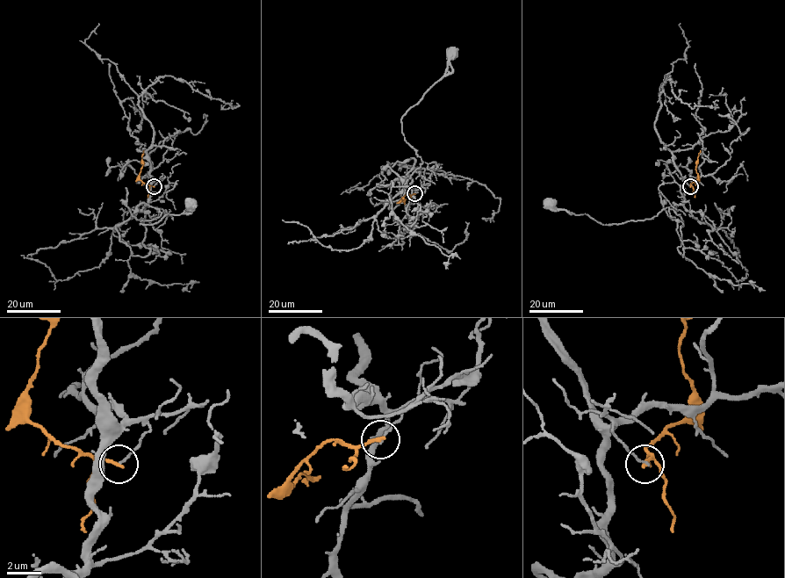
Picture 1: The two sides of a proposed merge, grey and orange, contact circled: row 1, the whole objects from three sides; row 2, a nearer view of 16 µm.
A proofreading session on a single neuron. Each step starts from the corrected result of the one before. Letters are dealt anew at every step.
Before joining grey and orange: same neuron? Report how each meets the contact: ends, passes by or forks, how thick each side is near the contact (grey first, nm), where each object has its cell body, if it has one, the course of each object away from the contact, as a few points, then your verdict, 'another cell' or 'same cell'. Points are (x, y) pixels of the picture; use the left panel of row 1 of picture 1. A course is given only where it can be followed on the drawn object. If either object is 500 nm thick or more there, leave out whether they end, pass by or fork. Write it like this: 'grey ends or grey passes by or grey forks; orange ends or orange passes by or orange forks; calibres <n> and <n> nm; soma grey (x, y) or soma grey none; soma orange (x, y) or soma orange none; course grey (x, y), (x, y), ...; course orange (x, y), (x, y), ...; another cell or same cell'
grey ends; orange ends; calibres 110 and 200 nm; soma grey (190, 203); soma orange none; course grey (154, 186), (146, 205), (162, 214), (140, 224), (153, 225), (168, 214), (181, 214), (190, 203); course orange (154, 186), (139, 178), (143, 150); another cell

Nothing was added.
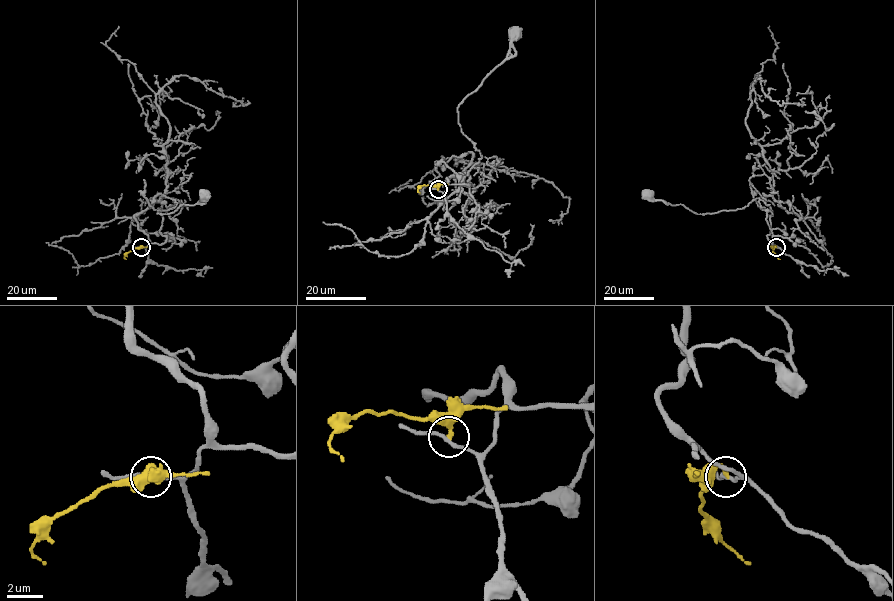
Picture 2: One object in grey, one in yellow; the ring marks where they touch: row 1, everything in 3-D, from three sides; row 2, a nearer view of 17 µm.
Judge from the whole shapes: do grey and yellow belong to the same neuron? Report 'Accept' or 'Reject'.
Reject

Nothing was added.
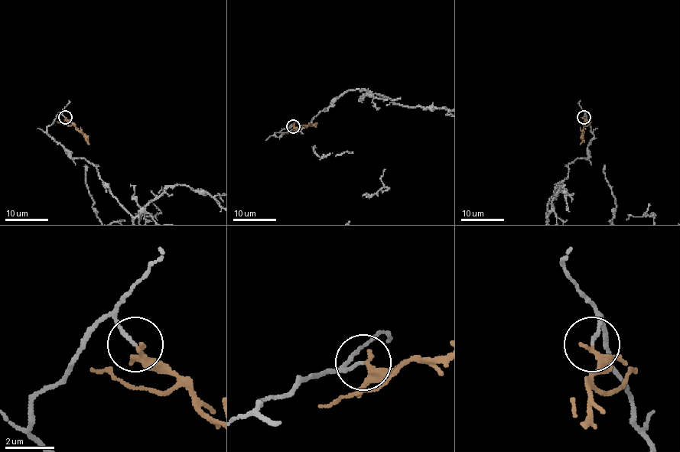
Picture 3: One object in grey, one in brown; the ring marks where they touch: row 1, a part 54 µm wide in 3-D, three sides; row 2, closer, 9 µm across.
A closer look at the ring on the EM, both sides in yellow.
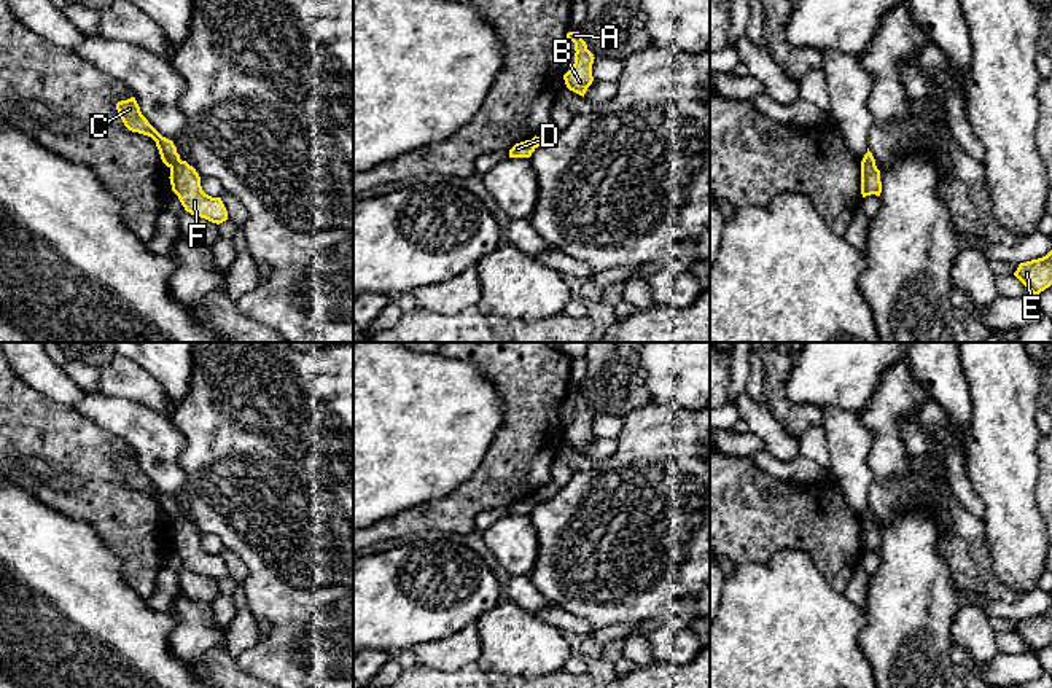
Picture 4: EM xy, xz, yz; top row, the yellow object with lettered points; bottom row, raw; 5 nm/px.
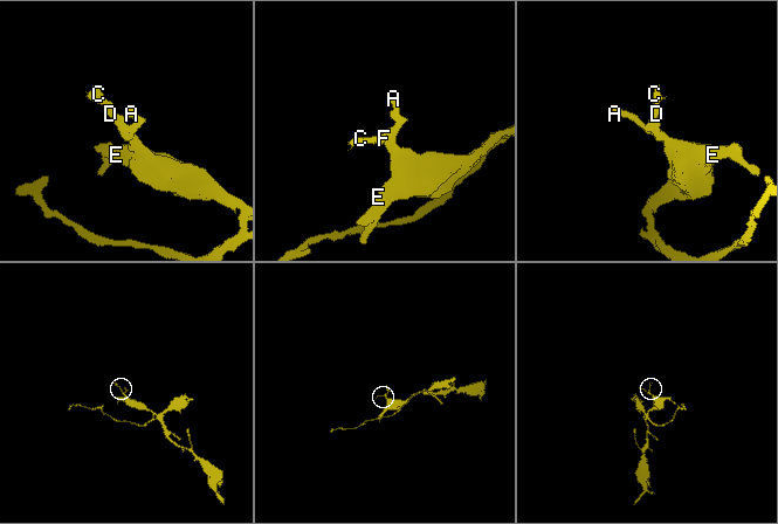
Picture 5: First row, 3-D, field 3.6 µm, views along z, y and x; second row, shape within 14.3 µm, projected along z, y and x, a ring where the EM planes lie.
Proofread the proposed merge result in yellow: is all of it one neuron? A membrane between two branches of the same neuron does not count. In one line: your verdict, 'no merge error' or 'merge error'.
no merge error

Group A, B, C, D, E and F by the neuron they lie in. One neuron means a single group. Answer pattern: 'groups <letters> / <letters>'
groups A B C D E F

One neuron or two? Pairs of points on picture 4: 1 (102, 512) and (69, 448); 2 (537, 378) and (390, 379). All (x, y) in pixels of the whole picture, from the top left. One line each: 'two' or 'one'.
1: one
2: two

